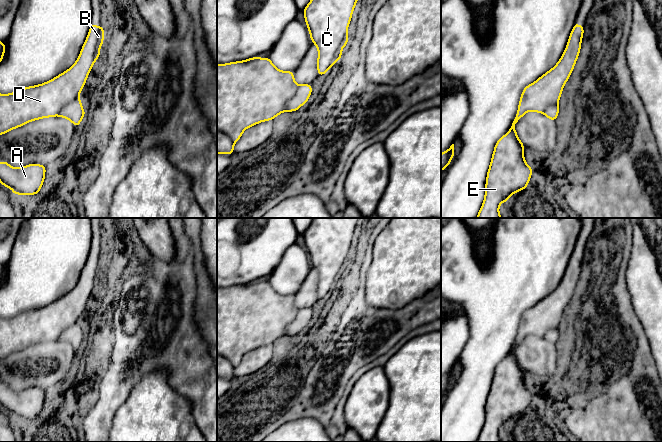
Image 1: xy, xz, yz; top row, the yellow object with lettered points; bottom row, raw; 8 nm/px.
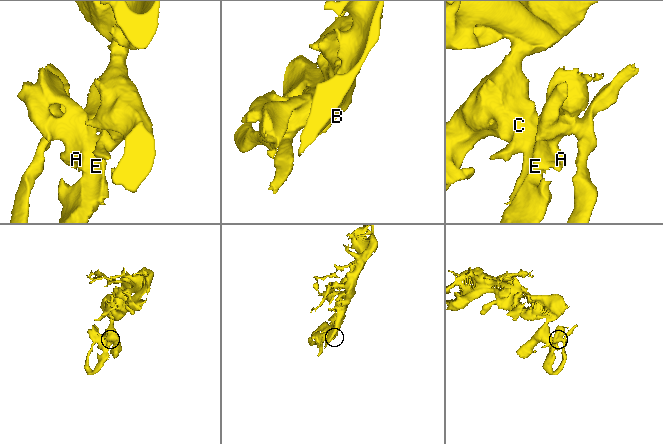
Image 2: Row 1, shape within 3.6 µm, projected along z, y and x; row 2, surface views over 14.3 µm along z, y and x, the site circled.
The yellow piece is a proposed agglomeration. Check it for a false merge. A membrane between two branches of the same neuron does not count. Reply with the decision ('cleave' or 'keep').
cleave

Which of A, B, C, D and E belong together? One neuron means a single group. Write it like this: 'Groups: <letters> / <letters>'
Groups: A B D E / C

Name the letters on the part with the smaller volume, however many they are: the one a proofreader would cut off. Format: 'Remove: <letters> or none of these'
Remove: A, B, D, E

